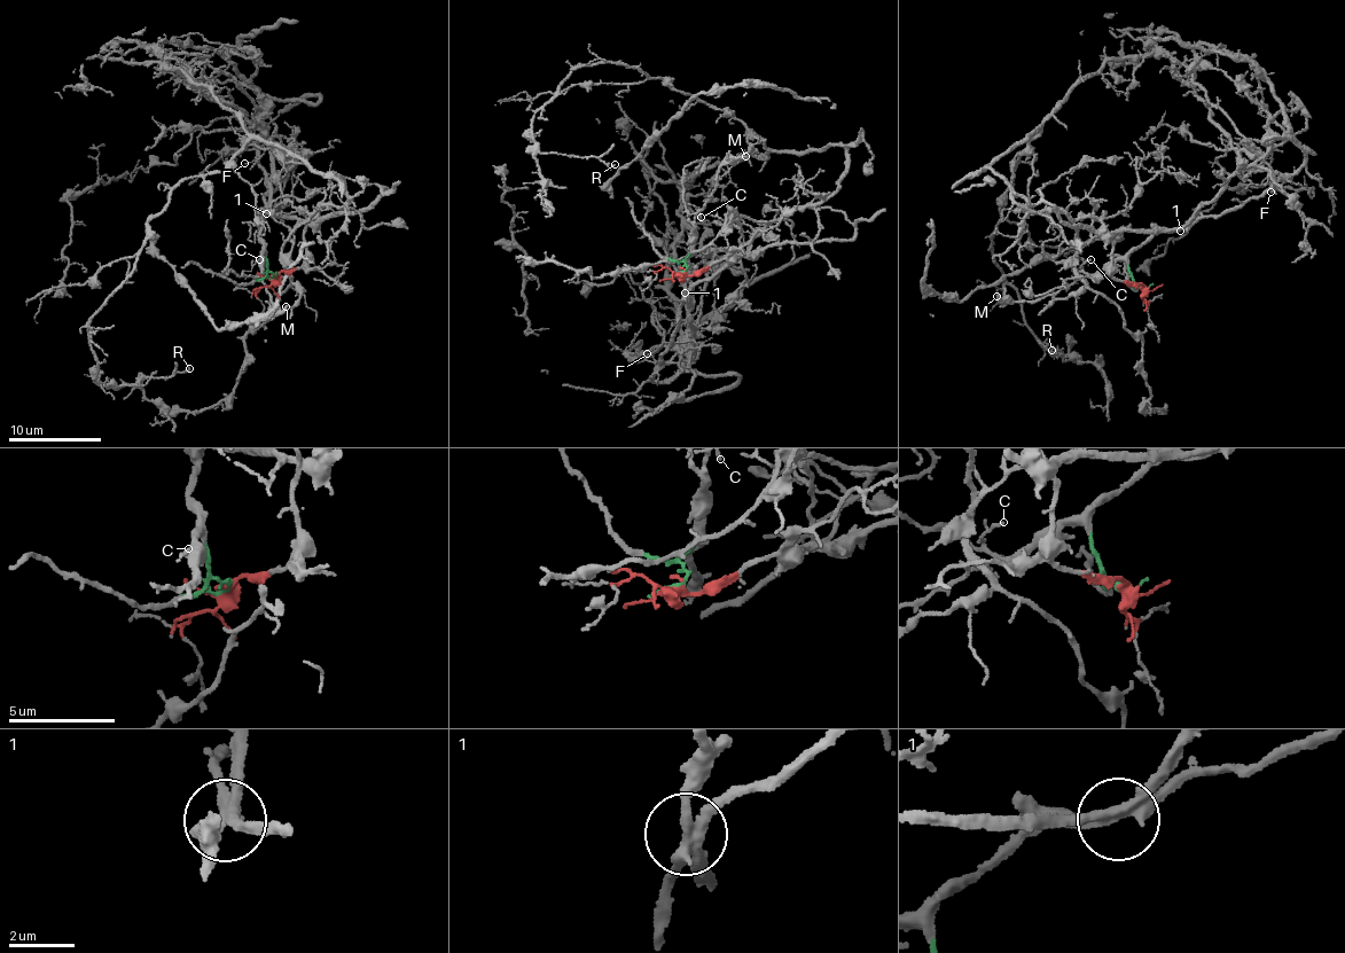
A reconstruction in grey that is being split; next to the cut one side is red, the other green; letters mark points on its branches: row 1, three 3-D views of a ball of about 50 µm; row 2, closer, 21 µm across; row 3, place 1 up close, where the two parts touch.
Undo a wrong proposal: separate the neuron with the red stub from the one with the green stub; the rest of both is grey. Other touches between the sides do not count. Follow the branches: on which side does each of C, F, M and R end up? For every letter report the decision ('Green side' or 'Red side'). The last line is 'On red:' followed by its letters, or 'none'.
C: Green side
F: Green side
M: Green side
R: Red side
On red: R

